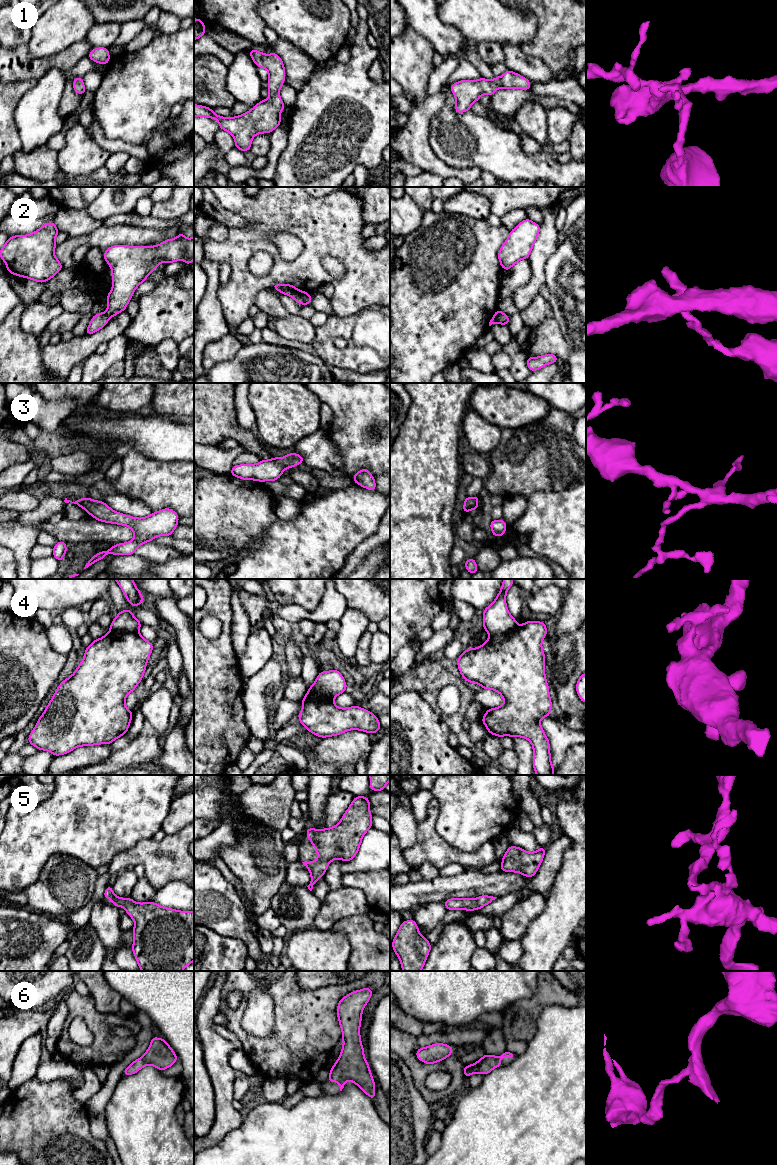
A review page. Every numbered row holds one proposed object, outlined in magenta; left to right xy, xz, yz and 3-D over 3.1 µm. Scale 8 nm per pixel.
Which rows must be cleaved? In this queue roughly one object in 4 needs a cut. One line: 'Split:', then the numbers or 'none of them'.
Split: 2, 4

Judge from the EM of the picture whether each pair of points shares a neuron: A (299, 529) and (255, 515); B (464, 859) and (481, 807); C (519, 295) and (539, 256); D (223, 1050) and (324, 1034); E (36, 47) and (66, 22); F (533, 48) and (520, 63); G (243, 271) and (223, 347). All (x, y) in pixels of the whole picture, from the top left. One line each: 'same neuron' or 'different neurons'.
A: different neurons
B: different neurons
C: same neuron
D: different neurons
E: same neuron
F: different neurons
G: different neurons

